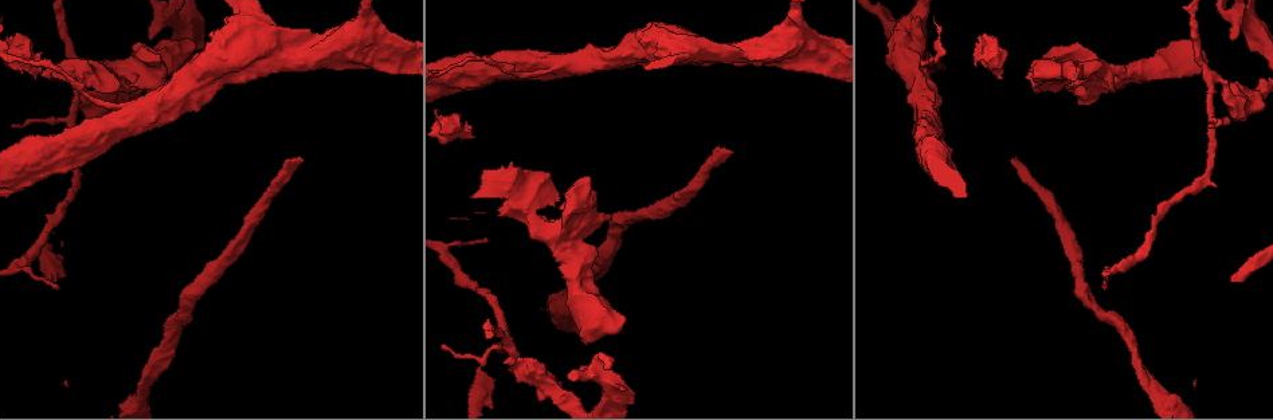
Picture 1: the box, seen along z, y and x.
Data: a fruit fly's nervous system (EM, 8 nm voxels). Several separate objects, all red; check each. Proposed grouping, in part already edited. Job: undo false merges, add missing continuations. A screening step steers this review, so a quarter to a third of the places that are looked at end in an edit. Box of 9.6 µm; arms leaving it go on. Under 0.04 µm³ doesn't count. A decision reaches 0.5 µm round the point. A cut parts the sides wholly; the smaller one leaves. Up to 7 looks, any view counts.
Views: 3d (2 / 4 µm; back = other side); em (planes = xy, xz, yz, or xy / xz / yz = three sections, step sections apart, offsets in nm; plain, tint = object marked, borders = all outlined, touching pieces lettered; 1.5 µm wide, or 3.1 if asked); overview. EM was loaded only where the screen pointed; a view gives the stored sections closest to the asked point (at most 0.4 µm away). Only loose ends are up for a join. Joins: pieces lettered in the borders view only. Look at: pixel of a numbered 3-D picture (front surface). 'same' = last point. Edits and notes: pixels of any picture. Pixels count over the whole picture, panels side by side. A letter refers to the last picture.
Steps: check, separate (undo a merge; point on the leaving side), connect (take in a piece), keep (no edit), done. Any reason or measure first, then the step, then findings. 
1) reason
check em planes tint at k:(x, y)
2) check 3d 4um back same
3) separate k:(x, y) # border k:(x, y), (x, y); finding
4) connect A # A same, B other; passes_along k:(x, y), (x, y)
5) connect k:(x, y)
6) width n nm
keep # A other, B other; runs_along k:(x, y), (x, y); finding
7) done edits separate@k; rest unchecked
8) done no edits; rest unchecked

thick end
check em planes plain at 1:(594, 249)

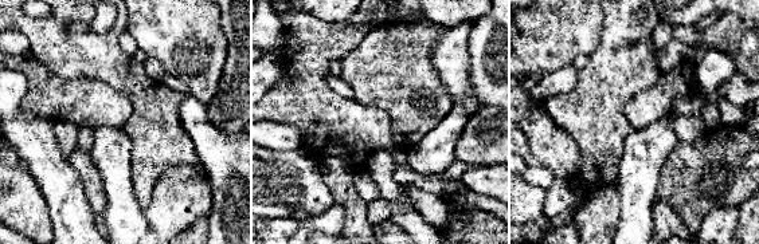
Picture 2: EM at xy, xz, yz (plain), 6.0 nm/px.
see the neighbours
check em planes borders same

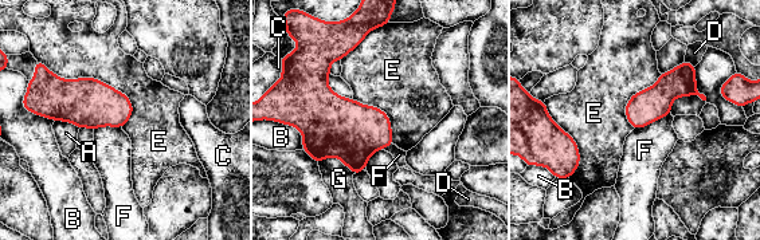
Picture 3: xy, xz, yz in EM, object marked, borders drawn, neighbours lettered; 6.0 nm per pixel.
keep # A other, B other, C other, D other, E other, F other, G other; border 3:(43, 63), (110, 85), (132, 115); no lettered piece goes on from it

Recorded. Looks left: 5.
branch stops here
check em planes plain at 1:(264, 73)

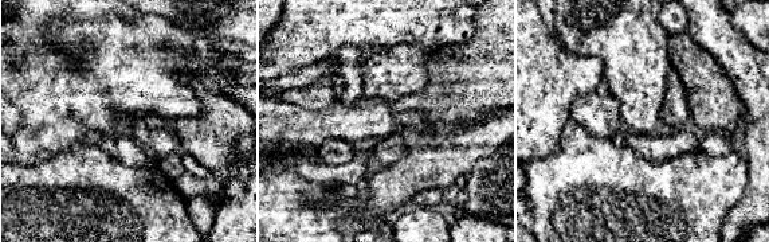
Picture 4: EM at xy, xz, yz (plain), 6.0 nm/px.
see the neighbours
check em planes borders same

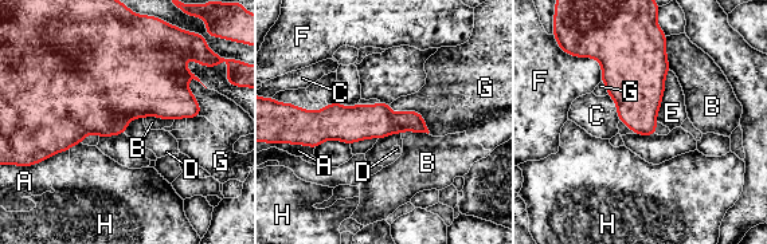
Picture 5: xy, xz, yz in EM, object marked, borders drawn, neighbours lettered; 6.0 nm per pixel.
keep # A other, B other, C other, D other, E other, F other, G other, H other; no lettered piece goes on from it

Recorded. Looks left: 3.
branch stops here
check em xz step 8 borders at 1:(1016, 160)

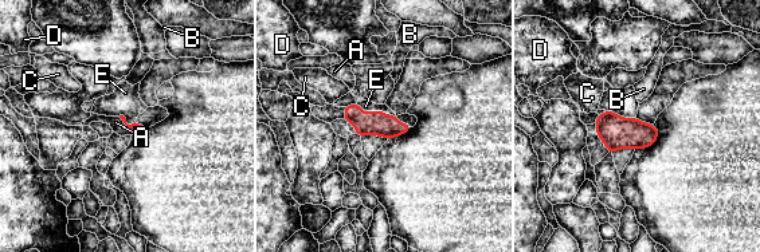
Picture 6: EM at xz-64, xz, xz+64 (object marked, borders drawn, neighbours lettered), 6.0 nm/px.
connect E # A other, B other, C other, D other, E same; passes_along 6:(367, 123), (375, 111), (365, 106); it goes on there

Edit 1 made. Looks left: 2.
done edits connect@6; rest unchecked

